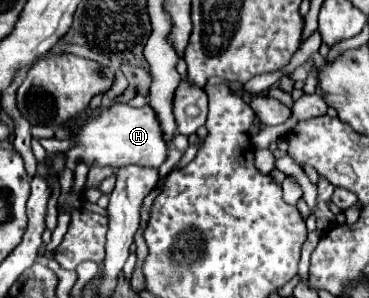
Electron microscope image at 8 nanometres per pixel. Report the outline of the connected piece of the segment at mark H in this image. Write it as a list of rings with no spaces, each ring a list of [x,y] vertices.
[[[116,104],[116,108],[104,108],[96,120],[88,120],[88,124],[72,136],[78,144],[68,150],[68,168],[76,168],[80,162],[88,166],[112,166],[120,168],[126,164],[160,168],[168,158],[168,144],[164,140],[164,132],[156,118],[156,112],[150,104],[142,108],[132,108],[128,104]]]

